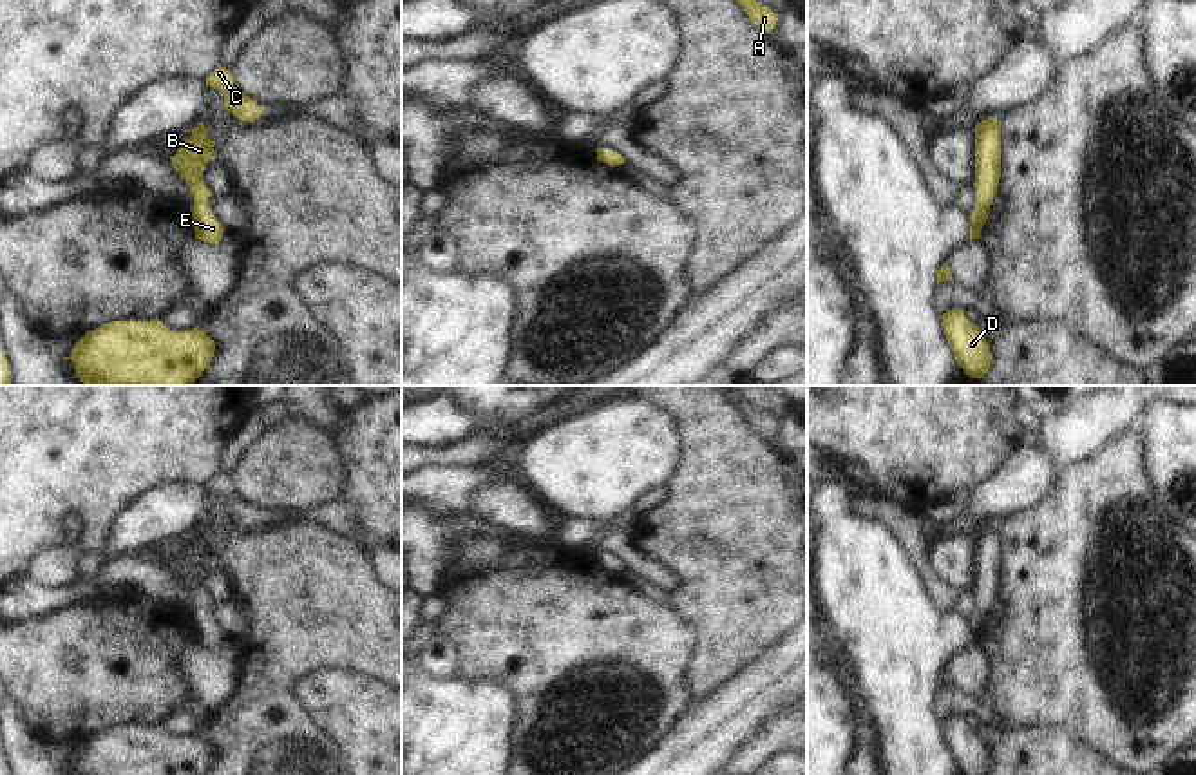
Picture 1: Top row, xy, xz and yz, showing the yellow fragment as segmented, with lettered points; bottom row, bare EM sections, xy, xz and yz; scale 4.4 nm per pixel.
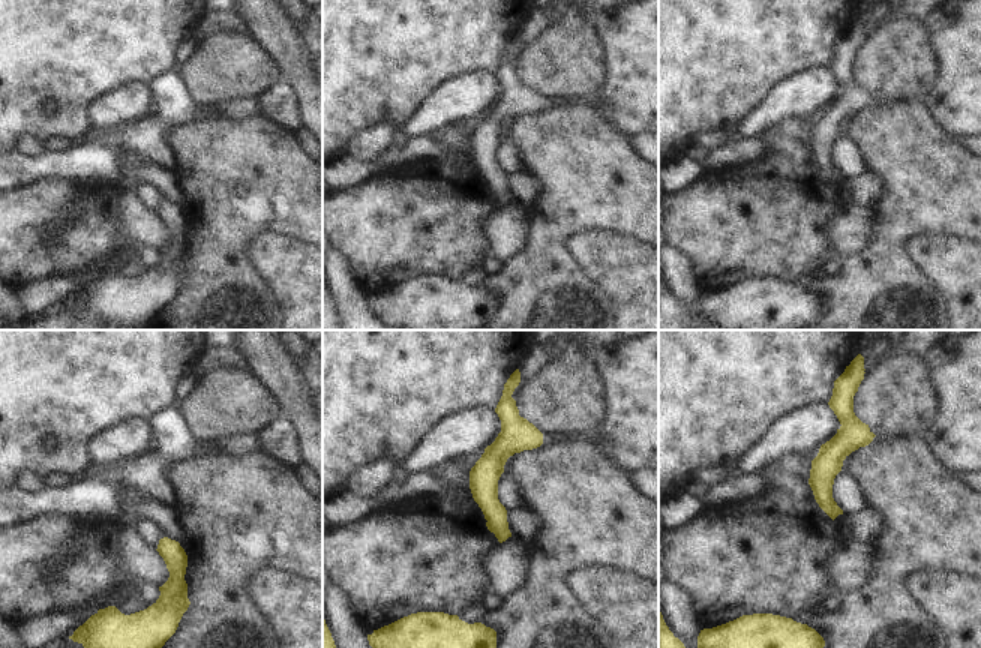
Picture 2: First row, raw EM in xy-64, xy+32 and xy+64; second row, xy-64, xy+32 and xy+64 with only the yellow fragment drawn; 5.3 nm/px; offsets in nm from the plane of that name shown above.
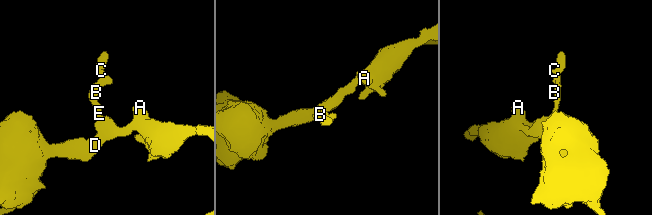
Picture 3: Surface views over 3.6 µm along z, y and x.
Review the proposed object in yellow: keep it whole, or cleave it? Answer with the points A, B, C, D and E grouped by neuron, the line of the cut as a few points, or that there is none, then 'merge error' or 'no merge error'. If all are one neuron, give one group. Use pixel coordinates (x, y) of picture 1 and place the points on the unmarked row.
A B C D E; no cut; no merge error

